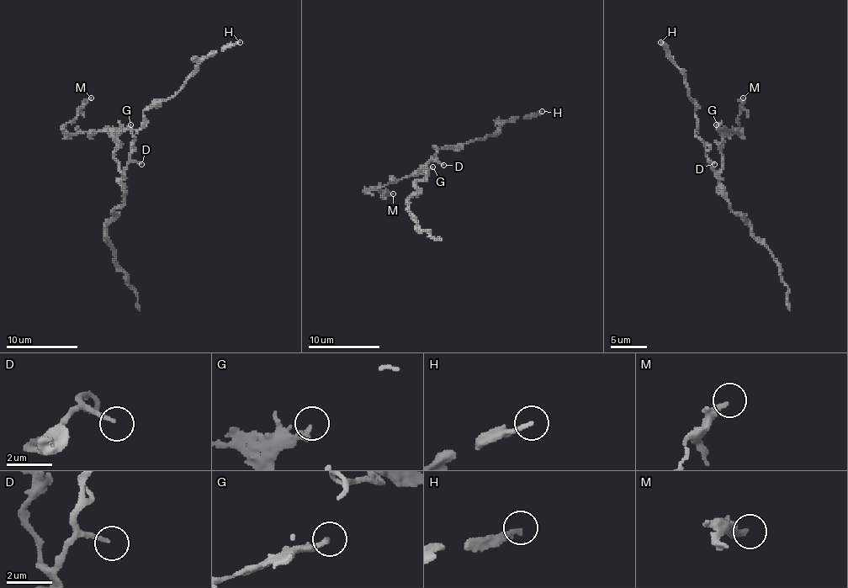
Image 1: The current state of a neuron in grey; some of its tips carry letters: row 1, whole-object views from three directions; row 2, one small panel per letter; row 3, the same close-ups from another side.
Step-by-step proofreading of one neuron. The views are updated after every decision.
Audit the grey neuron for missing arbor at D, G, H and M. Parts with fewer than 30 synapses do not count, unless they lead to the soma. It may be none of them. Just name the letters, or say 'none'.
H

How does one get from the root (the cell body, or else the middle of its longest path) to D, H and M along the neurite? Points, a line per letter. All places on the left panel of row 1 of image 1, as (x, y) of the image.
D: (129, 164), (141, 164)
H: (129, 164), (130, 144), (141, 126), (143, 112), (170, 99), (208, 56), (240, 42)
M: (129, 164), (121, 171), (118, 167), (114, 156), (116, 142), (105, 131), (66, 131), (64, 126), (91, 98)

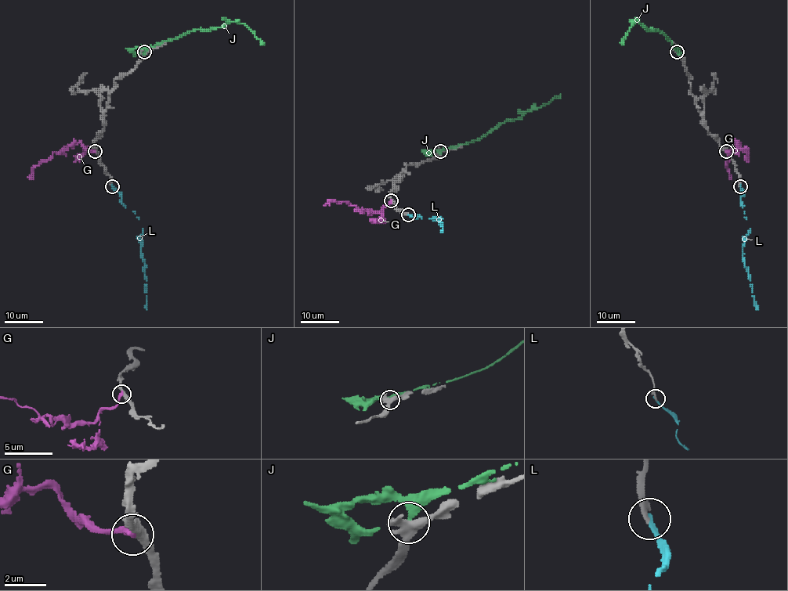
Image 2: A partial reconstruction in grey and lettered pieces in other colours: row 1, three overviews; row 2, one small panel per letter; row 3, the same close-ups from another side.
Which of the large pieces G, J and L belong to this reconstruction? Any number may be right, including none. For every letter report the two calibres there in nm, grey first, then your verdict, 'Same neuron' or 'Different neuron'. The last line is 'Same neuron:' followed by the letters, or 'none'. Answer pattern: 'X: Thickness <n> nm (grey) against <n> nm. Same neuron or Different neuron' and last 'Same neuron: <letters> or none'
G: Thickness 360 nm (grey) against 260 nm. Different neuron
J: Thickness 400 nm (grey) against 300 nm. Different neuron
L: Thickness 240 nm (grey) against 220 nm. Same neuron
Same neuron: L

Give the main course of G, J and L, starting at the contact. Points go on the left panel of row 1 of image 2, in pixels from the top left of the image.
G: (95, 151), (88, 150), (80, 142), (72, 142), (60, 153), (54, 151), (35, 165), (30, 178)
J: (144, 52), (150, 47), (187, 32), (224, 27), (231, 22), (244, 23), (265, 42)
L: (113, 186), (119, 193), (121, 203), (139, 220), (142, 229), (141, 258), (145, 264), (147, 309)

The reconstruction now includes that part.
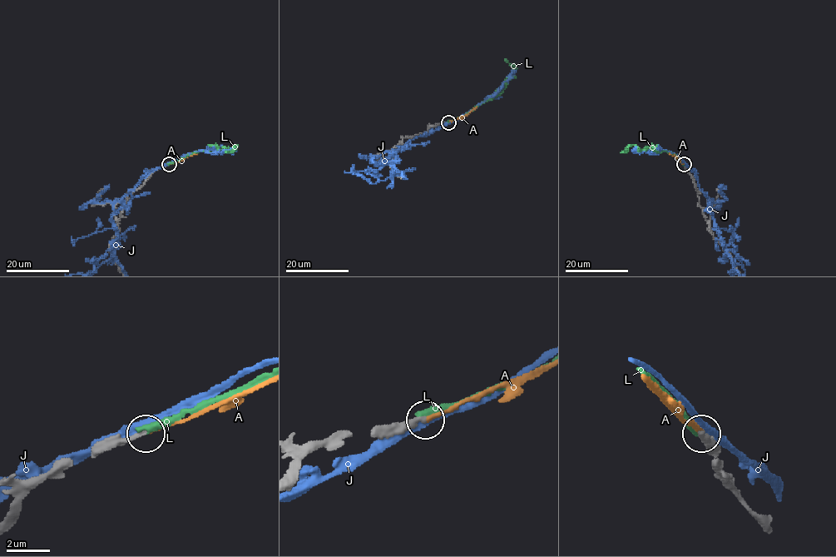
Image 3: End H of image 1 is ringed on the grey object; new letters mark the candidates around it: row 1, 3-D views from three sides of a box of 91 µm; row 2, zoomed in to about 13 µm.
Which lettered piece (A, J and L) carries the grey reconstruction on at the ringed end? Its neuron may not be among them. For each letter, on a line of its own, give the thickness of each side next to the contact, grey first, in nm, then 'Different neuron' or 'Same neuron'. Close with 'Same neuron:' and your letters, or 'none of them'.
A: Thickness 220 nm (grey) against 220 nm. Same neuron
J: Thickness 380 nm (grey) against 440 nm. Different neuron
L: Thickness 260 nm (grey) against 360 nm. Different neuron
Same neuron: A

